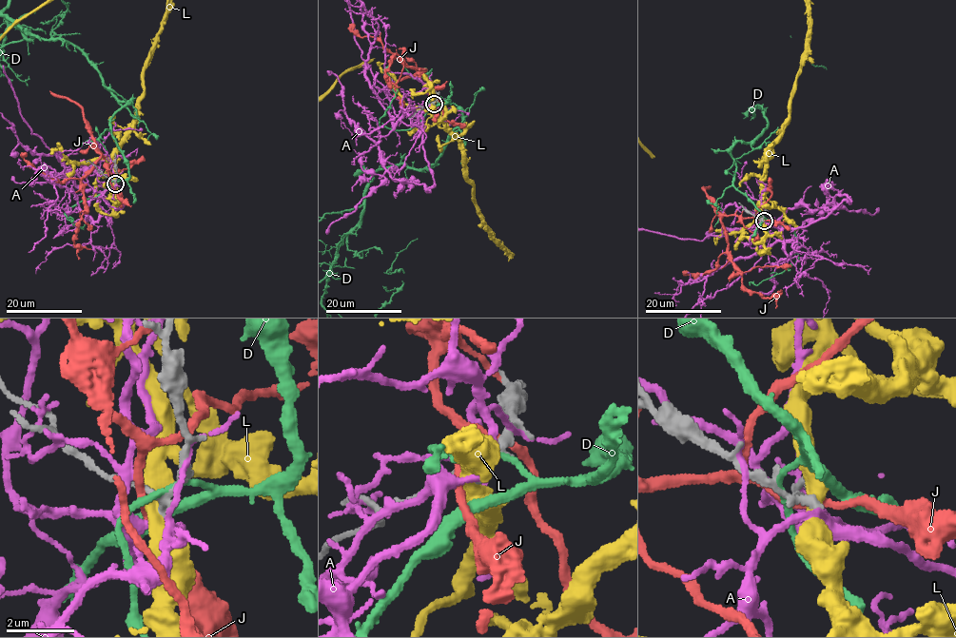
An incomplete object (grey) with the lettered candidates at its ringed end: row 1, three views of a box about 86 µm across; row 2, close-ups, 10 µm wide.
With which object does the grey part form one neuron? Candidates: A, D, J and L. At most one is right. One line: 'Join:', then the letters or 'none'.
Join: none

